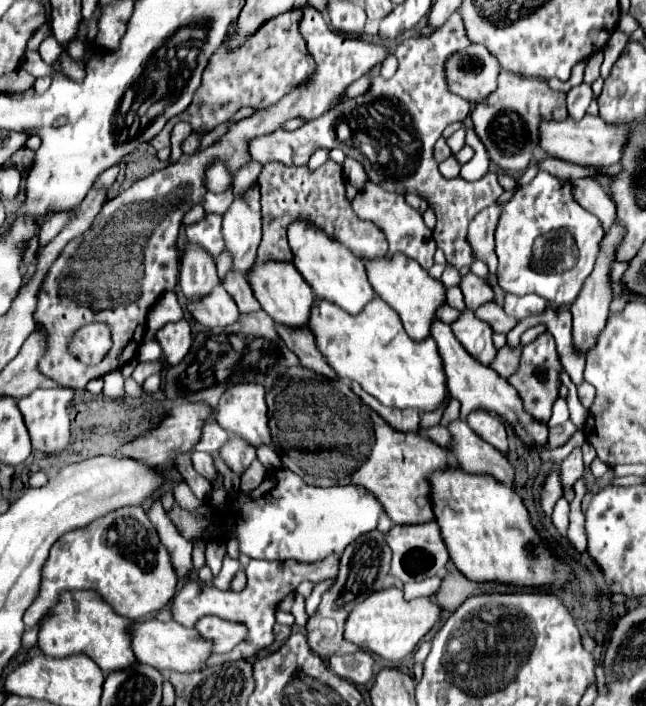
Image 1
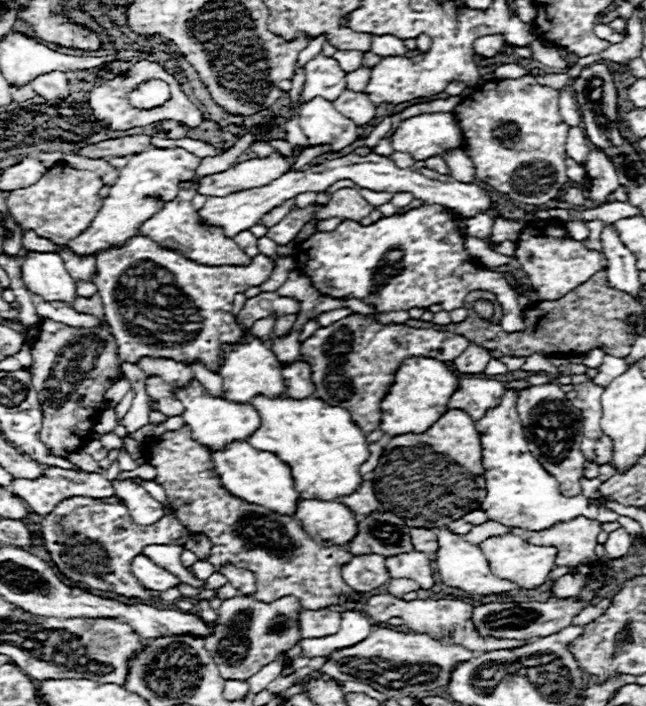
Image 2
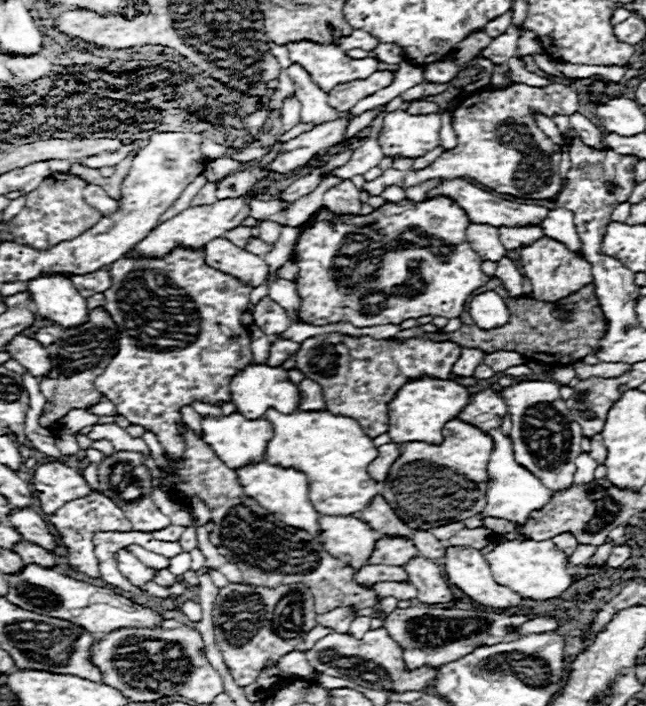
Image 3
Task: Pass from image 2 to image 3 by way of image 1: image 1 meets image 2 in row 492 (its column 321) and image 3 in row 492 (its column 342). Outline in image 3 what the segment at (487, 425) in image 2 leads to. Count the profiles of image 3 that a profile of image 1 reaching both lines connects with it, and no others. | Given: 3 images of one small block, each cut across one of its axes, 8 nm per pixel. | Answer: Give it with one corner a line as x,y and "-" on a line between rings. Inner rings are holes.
492,430
490,436
492,436
496,448
494,448
494,454
490,456
490,462
488,462
488,476
490,476
488,490
486,490
488,504
482,510
482,516
504,518
510,522
526,522
526,518
532,510
538,510
548,502
550,490
534,474
530,474
524,466
514,462
510,438
506,438
500,430

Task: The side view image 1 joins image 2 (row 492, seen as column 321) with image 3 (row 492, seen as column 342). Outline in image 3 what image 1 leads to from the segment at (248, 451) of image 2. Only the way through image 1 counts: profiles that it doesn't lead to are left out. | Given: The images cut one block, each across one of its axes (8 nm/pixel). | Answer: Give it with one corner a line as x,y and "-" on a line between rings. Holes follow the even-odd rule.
266,460
252,464
248,468
236,470
238,472
238,482
242,484
244,492
250,494
250,498
254,498
260,506
264,506
266,510
270,510
270,514
274,514
276,518
282,518
282,522
306,530
312,536
320,536
320,524
318,524
318,512
314,510
312,502
310,502
310,488
308,488
308,480
302,472
296,470
286,470
280,466
272,466

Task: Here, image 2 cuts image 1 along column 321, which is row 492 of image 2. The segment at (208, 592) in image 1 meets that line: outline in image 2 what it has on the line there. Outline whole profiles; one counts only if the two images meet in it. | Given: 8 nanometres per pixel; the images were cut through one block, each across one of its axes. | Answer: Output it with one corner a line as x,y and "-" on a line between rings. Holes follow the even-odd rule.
544,384
544,386
530,386
520,392
518,414
524,424
534,456
560,482
560,492
564,496
578,496
582,492
580,476
586,462
580,452
582,428
584,428
582,412
572,406
572,402
566,398
566,394
560,390
558,384

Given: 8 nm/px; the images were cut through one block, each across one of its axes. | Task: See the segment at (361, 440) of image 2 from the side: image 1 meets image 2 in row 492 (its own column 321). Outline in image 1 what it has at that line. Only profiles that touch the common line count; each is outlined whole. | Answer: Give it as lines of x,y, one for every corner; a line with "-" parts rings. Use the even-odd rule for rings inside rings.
316,298
308,328
314,332
320,352
328,358
328,364
338,376
358,382
384,406
400,410
416,408
422,412
444,406
448,388
436,342
432,338
412,342
412,338
404,334
398,314
384,300
372,300
360,314
352,316
336,304

